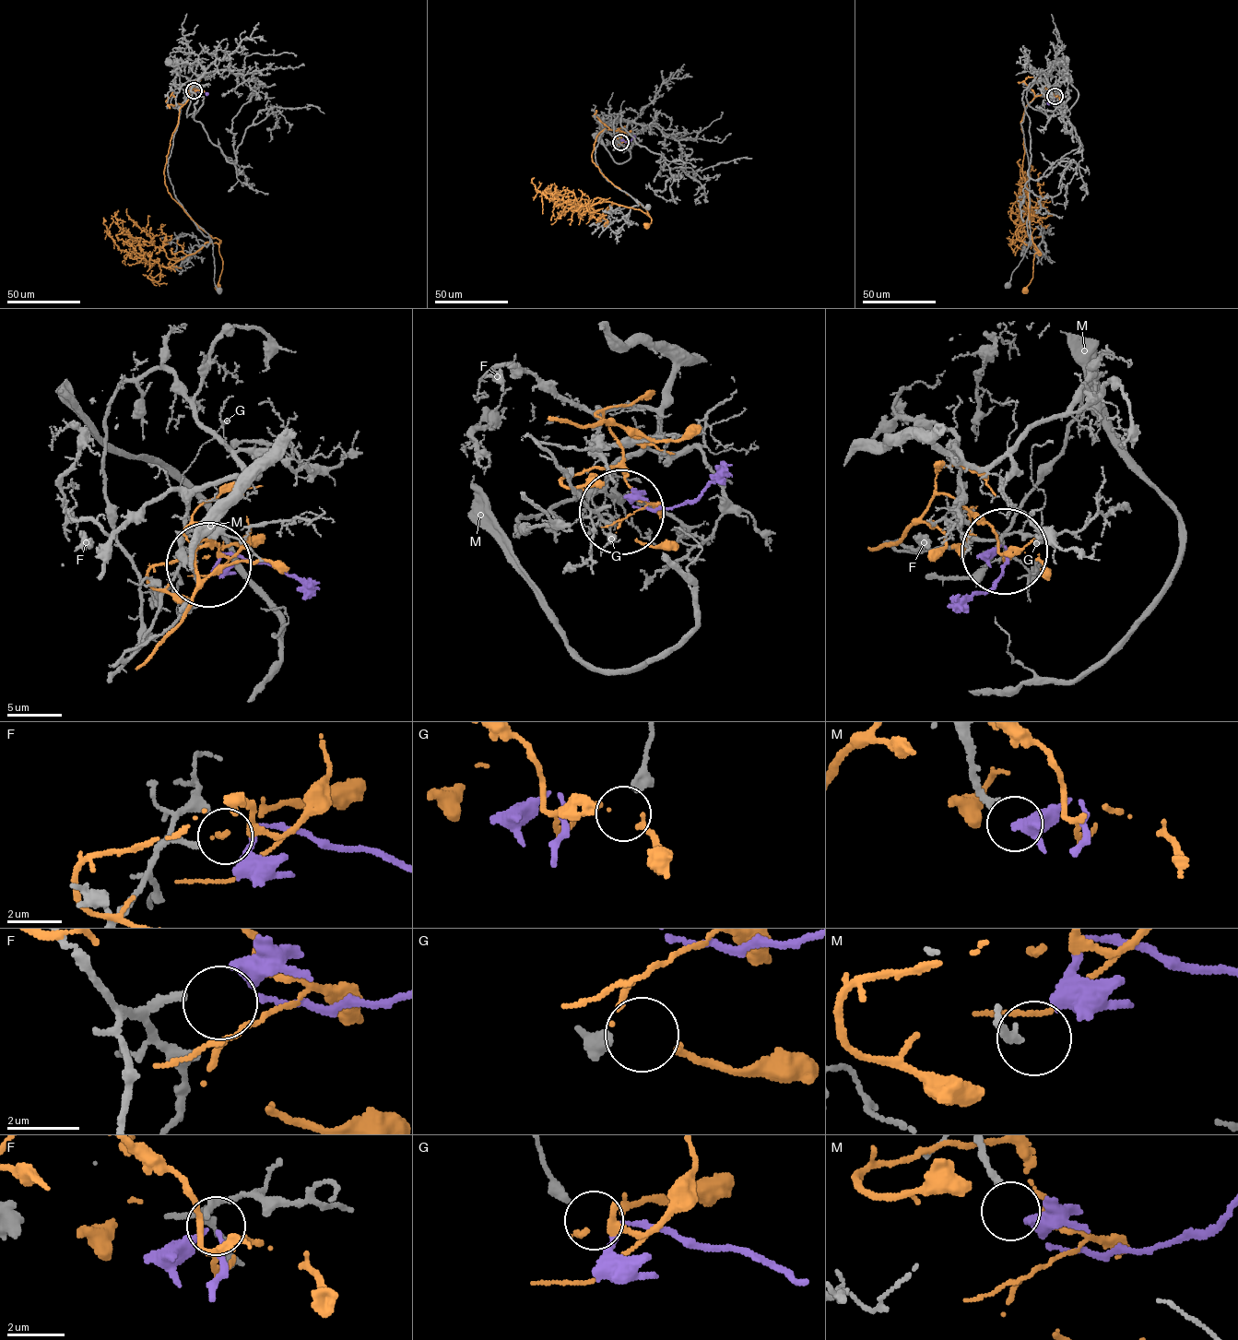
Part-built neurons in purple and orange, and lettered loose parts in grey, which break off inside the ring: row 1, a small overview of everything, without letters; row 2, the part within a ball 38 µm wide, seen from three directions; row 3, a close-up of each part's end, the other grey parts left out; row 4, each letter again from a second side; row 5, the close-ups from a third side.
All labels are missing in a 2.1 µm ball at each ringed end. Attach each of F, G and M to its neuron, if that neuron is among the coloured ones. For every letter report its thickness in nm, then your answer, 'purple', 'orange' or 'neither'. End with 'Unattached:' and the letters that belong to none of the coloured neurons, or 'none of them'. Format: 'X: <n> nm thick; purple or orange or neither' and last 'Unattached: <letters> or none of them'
F: 220 nm thick; purple
G: 400 nm thick; orange
M: 240 nm thick; neither
Unattached: M

